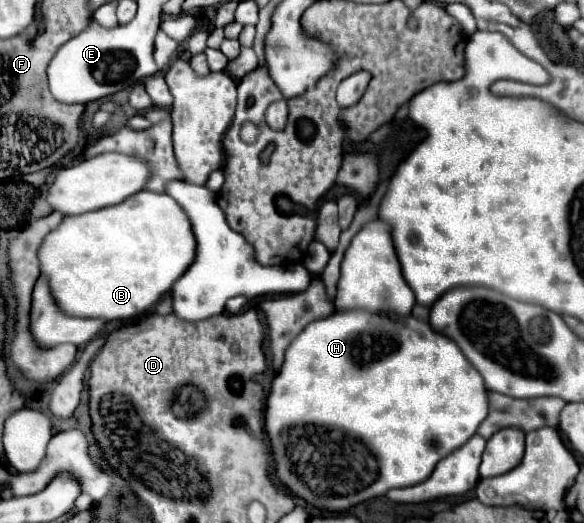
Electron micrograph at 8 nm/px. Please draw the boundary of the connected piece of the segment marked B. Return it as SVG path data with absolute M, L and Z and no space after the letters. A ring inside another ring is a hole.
M144 191L122 205L66 217L46 237L38 257L64 313L116 321L146 313L172 289L194 263L196 237L188 215L170 195Z

